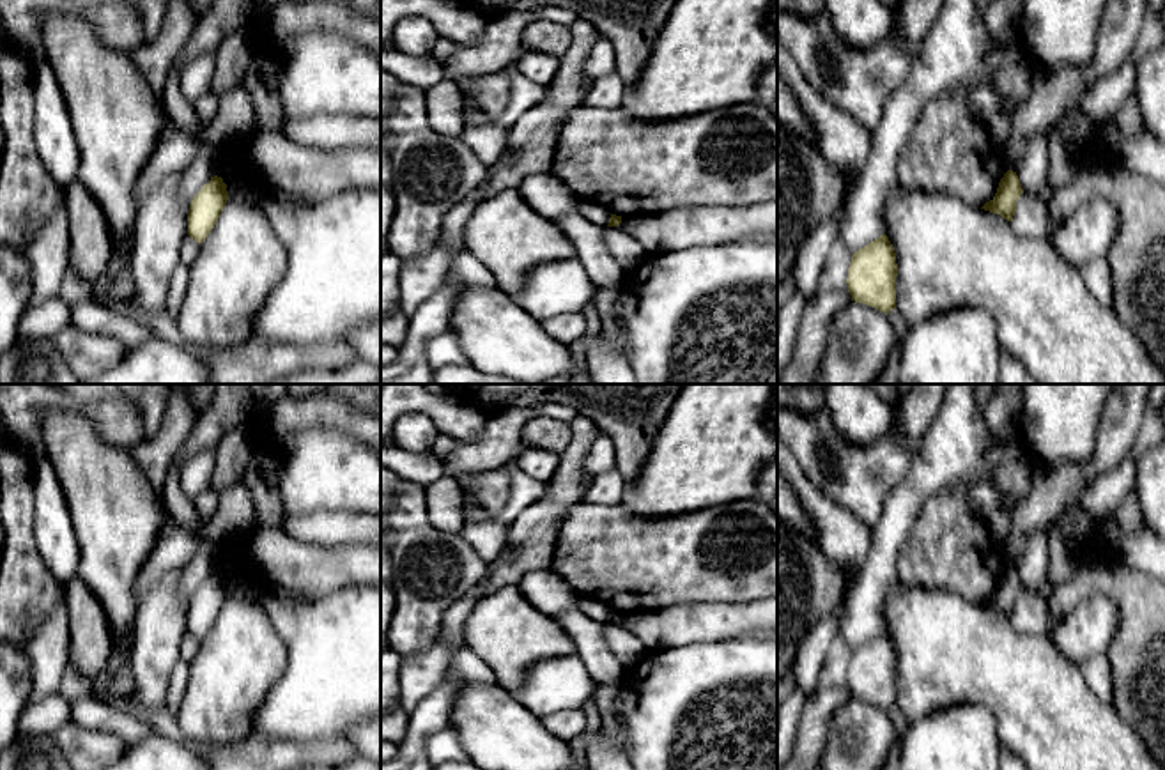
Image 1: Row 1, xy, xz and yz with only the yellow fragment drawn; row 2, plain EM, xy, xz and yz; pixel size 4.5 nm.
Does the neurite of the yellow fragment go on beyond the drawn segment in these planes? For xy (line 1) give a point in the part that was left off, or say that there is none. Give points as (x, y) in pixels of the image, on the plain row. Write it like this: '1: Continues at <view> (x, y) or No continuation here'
1: No continuation here

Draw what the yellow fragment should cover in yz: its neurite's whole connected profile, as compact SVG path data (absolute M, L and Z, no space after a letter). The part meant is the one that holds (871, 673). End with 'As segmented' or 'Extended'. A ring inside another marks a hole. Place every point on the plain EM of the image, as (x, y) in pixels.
M883 630L852 651L846 674L852 697L887 712L896 705L896 673L896 650Z. As segmented

